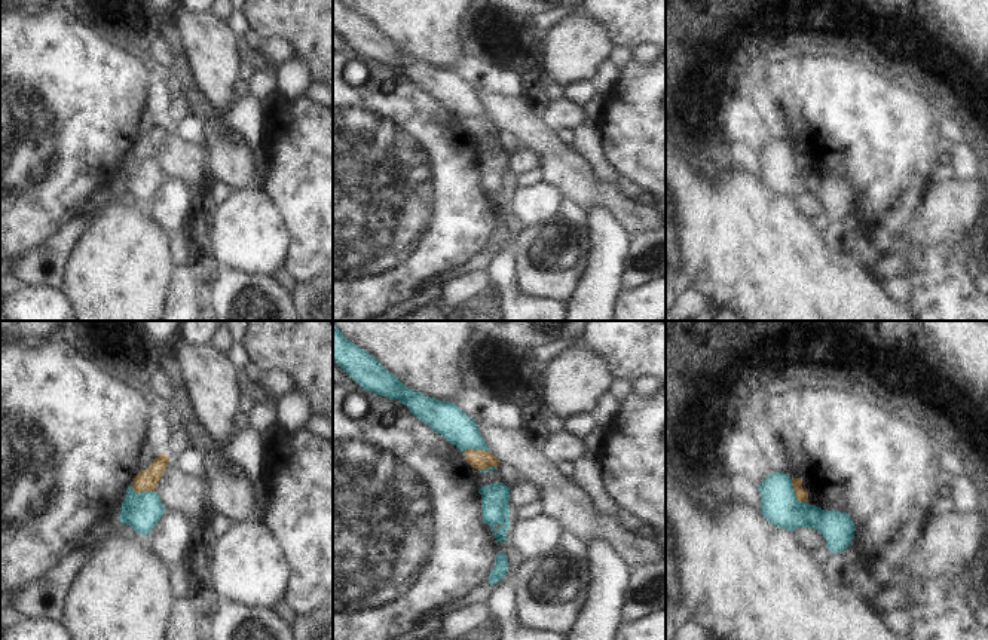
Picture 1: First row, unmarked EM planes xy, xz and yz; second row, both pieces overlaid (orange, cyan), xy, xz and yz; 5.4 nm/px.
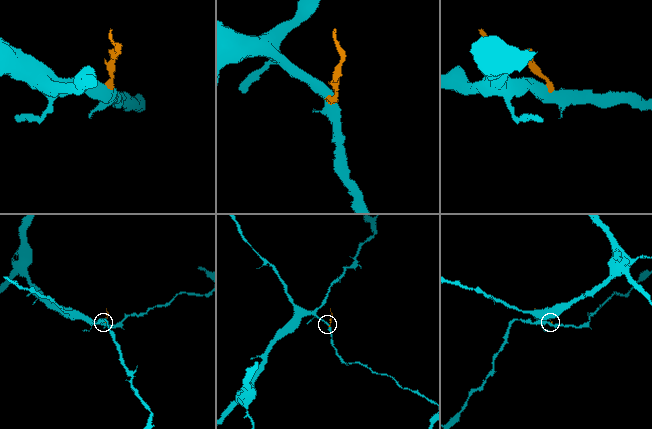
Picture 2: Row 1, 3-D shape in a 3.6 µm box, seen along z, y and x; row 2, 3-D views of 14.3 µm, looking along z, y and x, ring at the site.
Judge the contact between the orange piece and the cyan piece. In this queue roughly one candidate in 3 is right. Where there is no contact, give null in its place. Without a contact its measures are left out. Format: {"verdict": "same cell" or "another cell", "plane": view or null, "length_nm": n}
{"verdict": "another cell", "plane": "yz", "length_nm": 150}

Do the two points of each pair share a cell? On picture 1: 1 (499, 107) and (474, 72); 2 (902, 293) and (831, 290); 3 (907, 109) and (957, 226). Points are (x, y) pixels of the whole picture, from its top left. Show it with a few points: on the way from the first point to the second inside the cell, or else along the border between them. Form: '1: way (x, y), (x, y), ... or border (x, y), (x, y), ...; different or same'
1: border (476, 86), (483, 86), (505, 97), (519, 95); different
2: border (866, 272), (887, 296), (908, 305); different
3: border (944, 172), (923, 196), (918, 208); different

